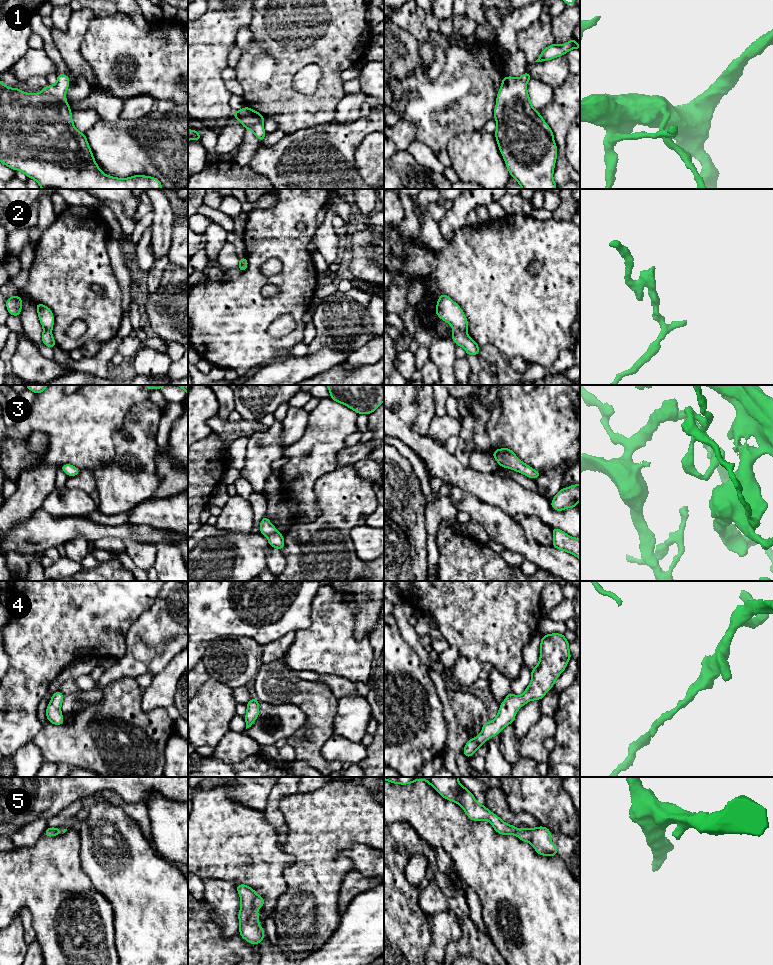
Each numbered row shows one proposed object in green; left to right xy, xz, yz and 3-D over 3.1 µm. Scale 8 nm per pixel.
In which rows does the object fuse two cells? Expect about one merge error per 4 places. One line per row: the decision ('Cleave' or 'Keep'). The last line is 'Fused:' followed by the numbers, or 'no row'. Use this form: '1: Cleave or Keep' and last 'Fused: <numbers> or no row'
1: Keep
2: Keep
3: Keep
4: Keep
5: Keep
Fused: no row

